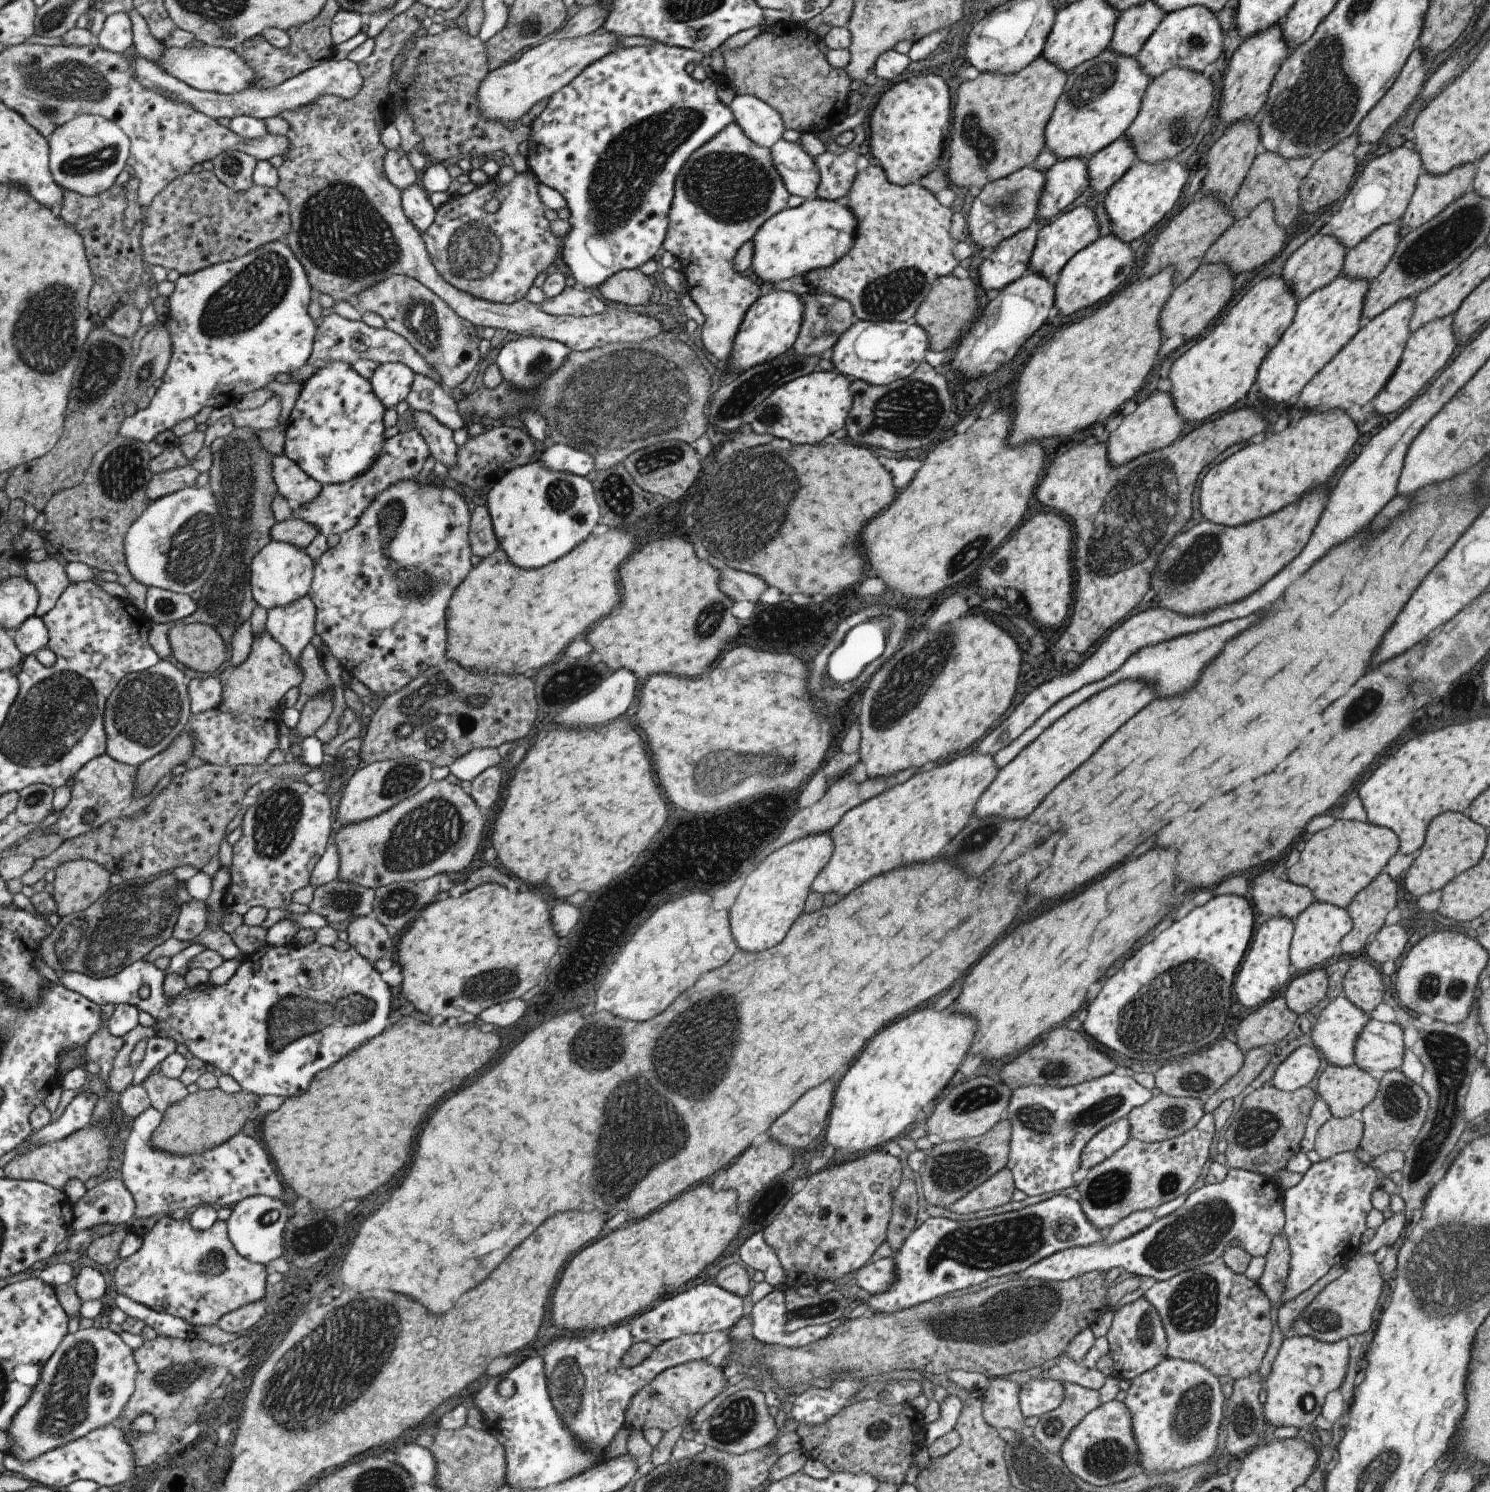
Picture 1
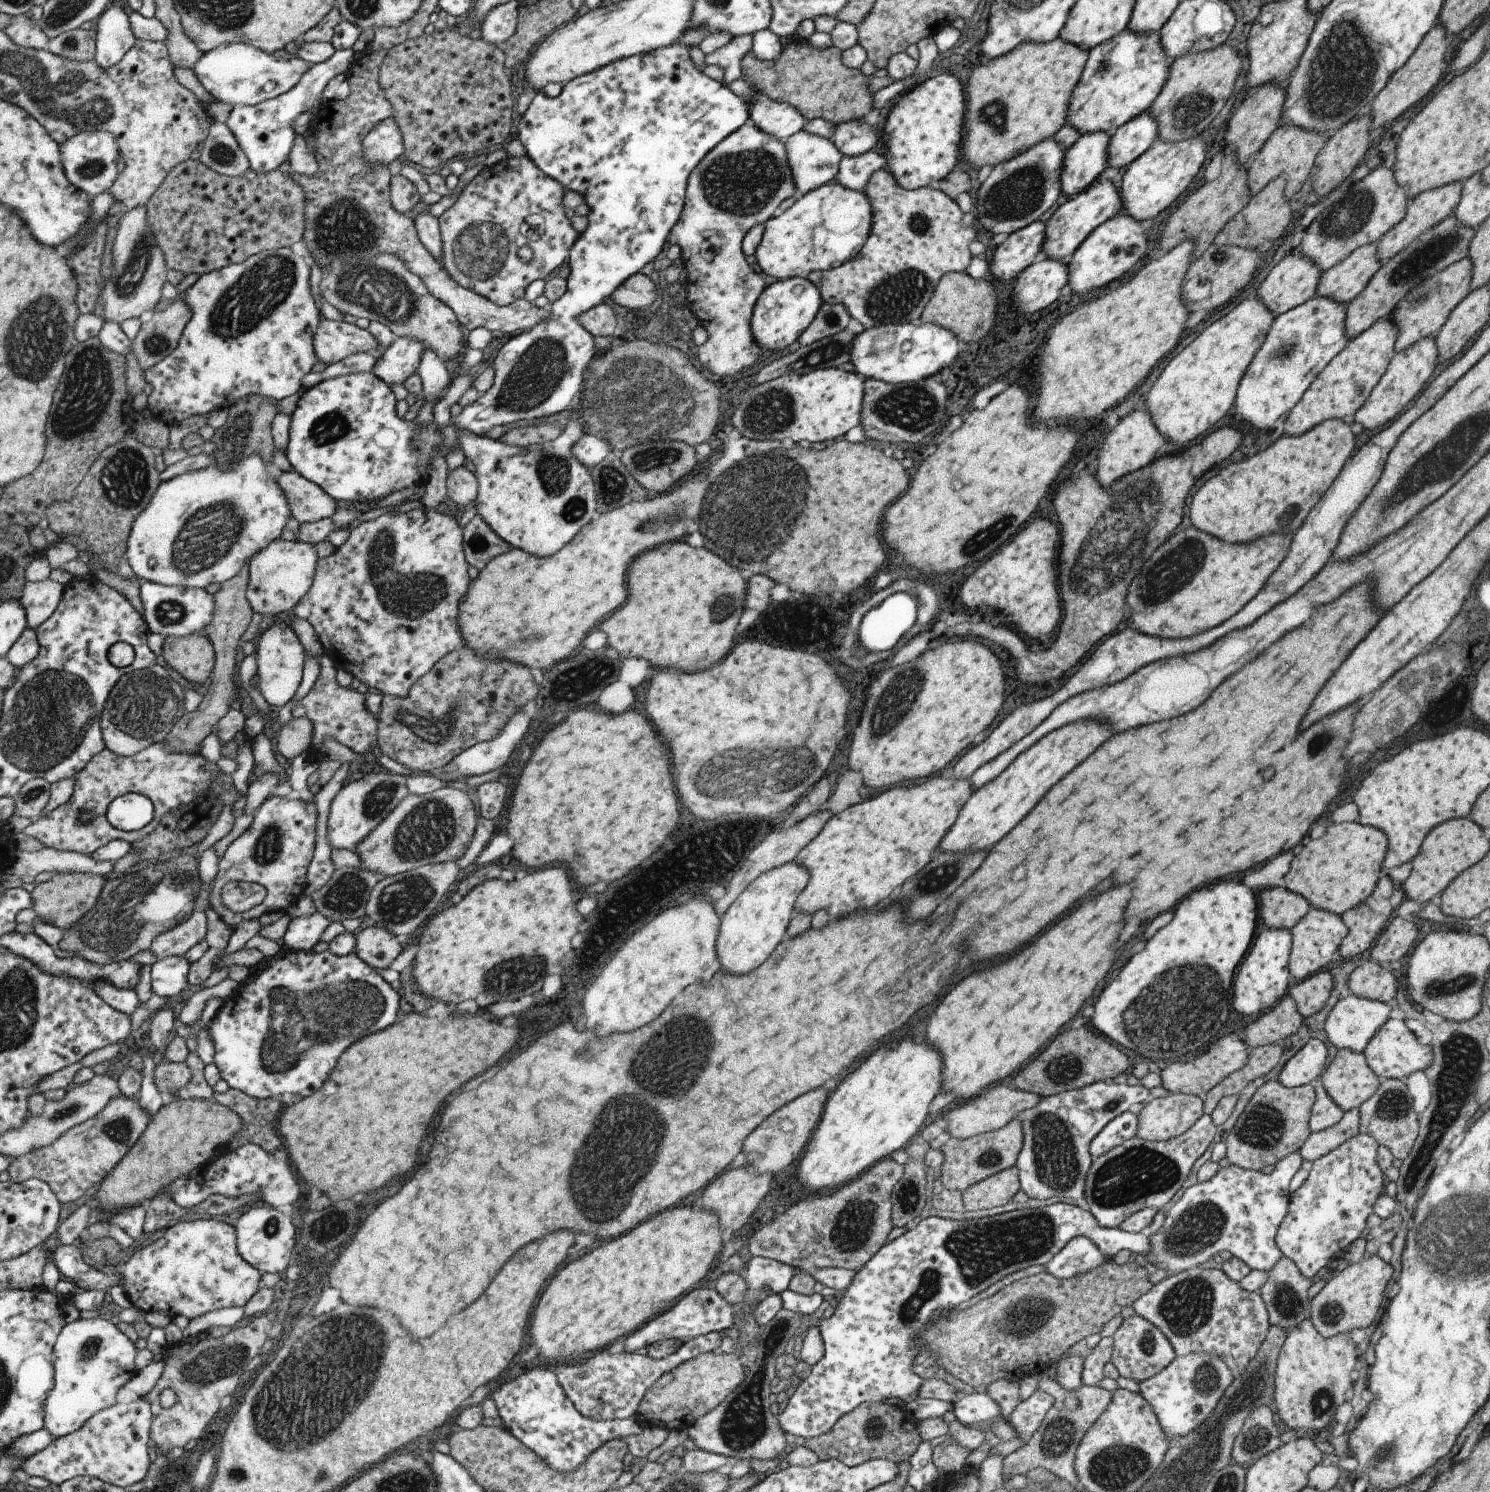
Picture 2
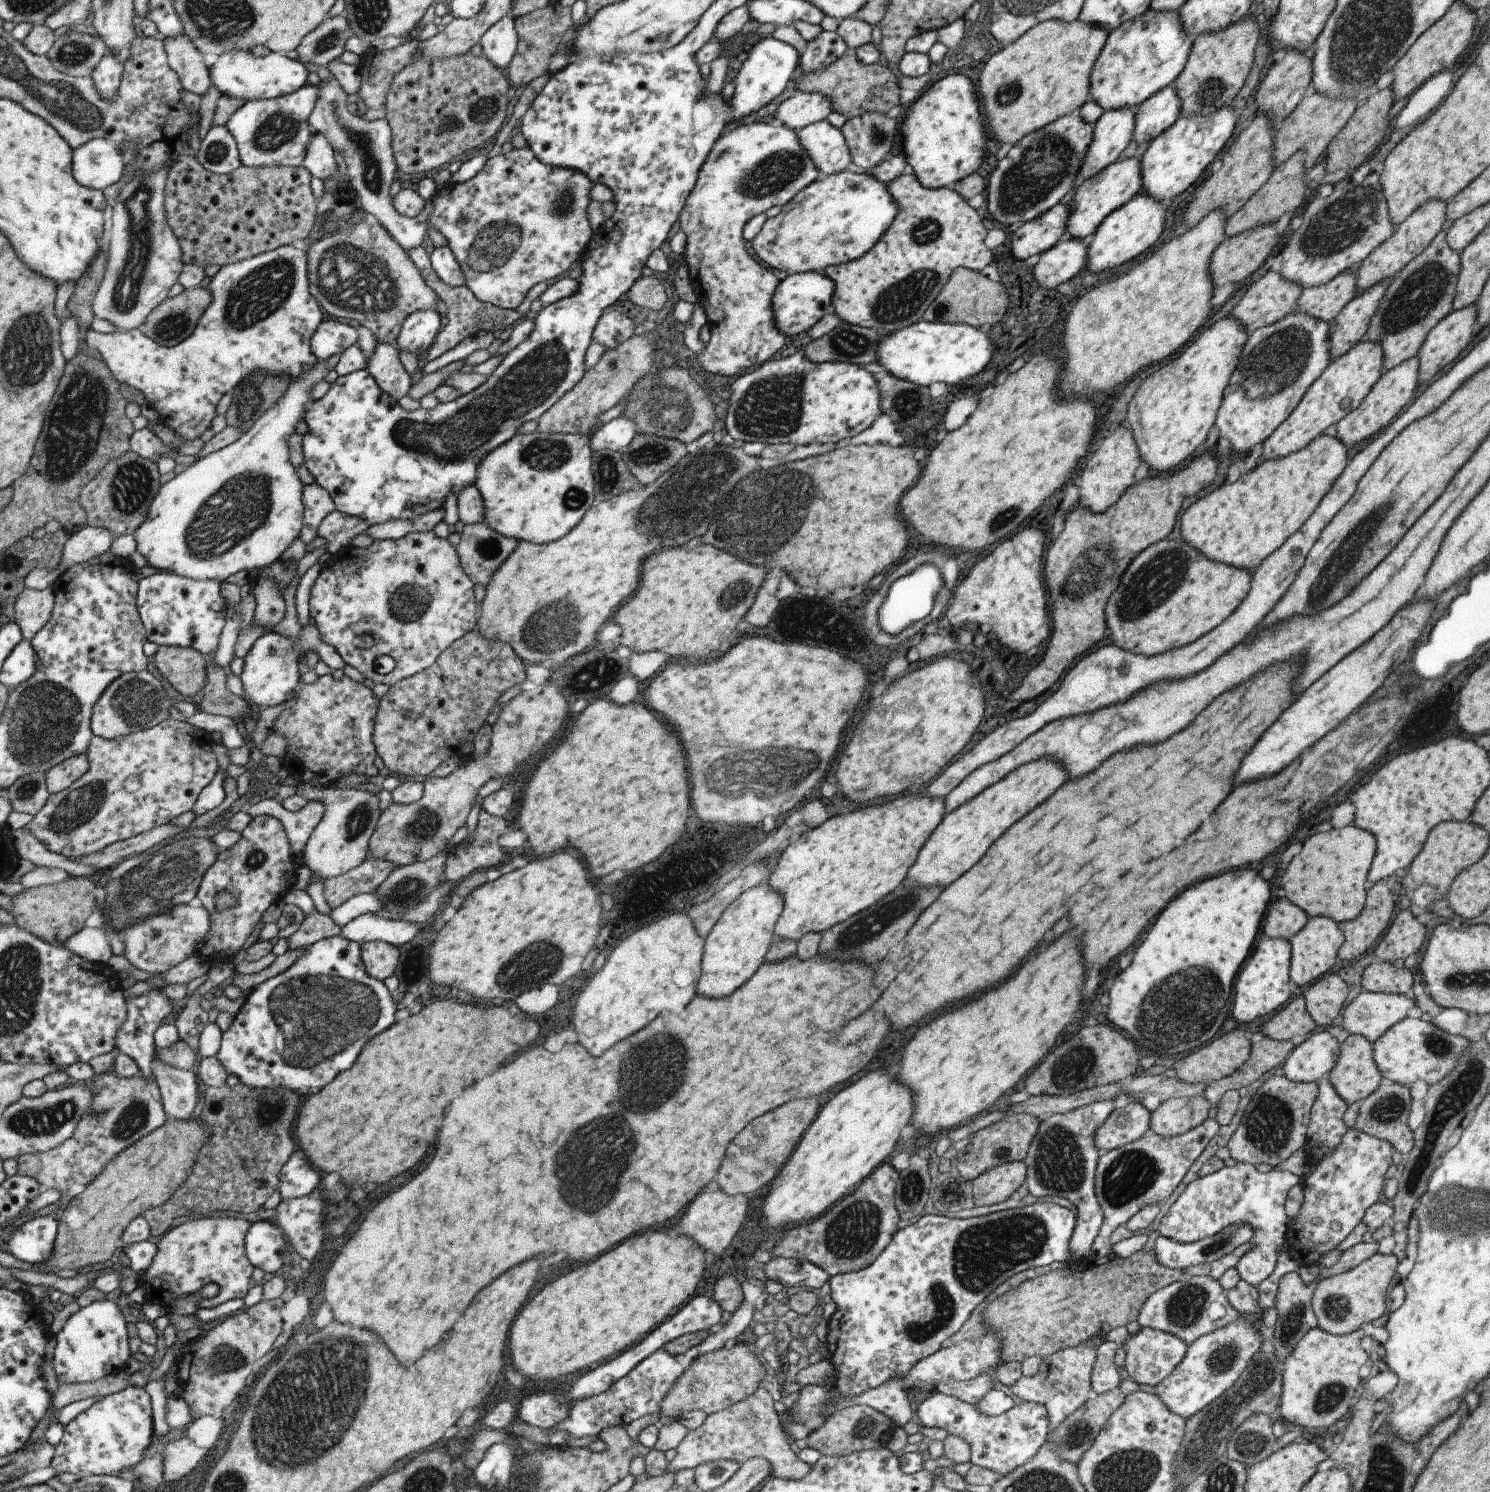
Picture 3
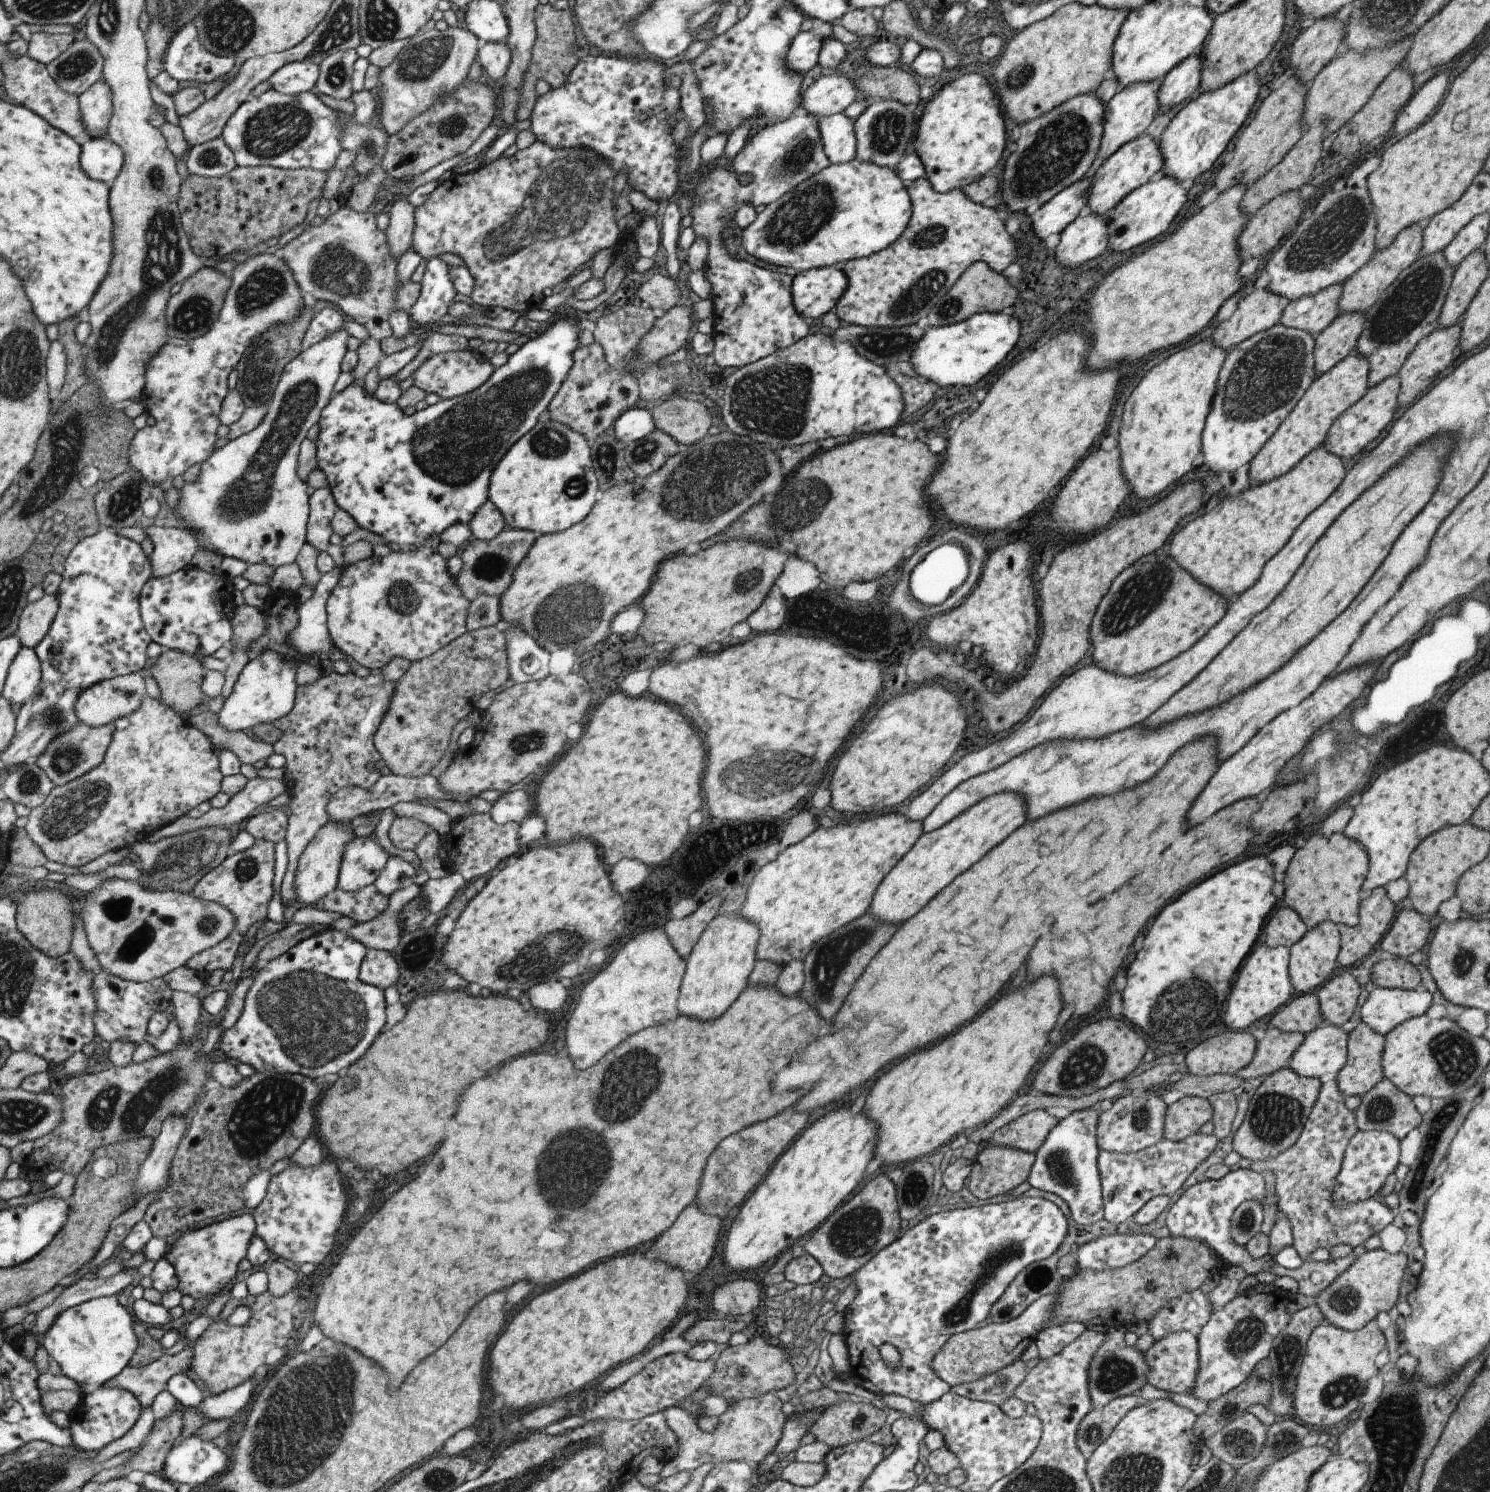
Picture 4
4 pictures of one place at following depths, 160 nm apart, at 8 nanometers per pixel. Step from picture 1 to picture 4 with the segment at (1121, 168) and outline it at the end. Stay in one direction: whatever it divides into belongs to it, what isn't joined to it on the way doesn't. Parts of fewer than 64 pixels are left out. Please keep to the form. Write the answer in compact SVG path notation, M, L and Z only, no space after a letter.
M1197 48L1195 55L1182 60L1162 76L1160 90L1157 93L1158 114L1169 112L1177 104L1187 101L1197 90L1200 66L1200 48Z

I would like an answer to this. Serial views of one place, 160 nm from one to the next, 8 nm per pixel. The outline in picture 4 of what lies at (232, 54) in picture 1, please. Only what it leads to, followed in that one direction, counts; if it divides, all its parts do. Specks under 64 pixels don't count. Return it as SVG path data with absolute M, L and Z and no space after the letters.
M295 61L277 69L269 78L271 88L296 95L313 90L320 79L320 65L313 61Z

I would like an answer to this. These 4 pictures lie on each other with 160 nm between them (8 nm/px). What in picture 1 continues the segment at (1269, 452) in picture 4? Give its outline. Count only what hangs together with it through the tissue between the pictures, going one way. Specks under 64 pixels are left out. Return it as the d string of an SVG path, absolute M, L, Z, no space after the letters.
M1415 296L1398 300L1388 309L1365 321L1353 338L1309 379L1294 399L1293 407L1323 412L1329 409L1347 410L1351 404L1367 404L1393 374L1405 348L1405 341L1412 333L1409 321L1414 311L1413 298Z

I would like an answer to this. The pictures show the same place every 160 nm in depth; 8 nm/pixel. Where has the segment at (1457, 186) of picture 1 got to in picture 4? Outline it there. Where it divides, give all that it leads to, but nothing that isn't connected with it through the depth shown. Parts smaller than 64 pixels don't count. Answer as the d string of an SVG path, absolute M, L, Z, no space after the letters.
M1413 223L1402 228L1388 247L1373 252L1370 259L1363 266L1360 266L1341 283L1342 293L1338 300L1338 315L1359 311L1363 313L1383 294L1383 291L1395 280L1397 273L1407 268L1420 256L1422 230L1423 224L1419 223Z

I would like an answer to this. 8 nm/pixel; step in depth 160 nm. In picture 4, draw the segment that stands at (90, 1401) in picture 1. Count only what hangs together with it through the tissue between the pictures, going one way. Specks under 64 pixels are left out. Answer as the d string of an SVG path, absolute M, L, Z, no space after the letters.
M118 1295L91 1299L62 1312L43 1336L43 1346L49 1358L61 1365L65 1376L82 1384L82 1390L79 1392L83 1397L97 1390L101 1384L105 1385L111 1379L119 1376L123 1368L130 1364L132 1356L136 1354L140 1340L135 1330L135 1316L133 1313L129 1314L129 1311L131 1309L128 1302L119 1299Z

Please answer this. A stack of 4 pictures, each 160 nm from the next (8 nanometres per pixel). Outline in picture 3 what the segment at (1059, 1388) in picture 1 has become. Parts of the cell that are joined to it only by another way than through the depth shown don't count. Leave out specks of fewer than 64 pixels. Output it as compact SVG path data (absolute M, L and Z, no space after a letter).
M932 1391L915 1408L920 1424L929 1428L942 1428L949 1435L963 1439L970 1446L970 1462L995 1471L998 1475L1013 1471L1035 1456L1048 1434L1048 1414L1045 1408L1033 1401L1016 1403L997 1416L981 1414L973 1405Z

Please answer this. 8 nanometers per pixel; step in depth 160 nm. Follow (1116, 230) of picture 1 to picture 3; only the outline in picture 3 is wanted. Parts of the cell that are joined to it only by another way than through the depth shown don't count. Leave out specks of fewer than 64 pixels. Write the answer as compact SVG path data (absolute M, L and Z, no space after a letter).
M1230 106L1208 115L1177 117L1169 128L1151 139L1140 158L1140 192L1155 202L1168 204L1177 194L1195 184L1207 164L1221 152L1223 144L1231 136L1235 120L1235 112Z

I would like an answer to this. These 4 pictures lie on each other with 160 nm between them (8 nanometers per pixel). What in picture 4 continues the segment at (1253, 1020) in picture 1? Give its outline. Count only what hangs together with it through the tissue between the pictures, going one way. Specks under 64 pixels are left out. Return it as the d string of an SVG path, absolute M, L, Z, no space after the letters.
M1313 993L1291 1000L1269 1020L1269 1026L1277 1030L1286 1033L1297 1032L1303 1036L1321 1024L1324 1022L1318 1012L1318 1002Z

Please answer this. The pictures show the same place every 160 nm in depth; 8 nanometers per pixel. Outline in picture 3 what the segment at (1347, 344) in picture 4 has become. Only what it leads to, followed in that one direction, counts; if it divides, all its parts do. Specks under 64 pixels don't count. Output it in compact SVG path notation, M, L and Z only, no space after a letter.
M1393 278L1376 282L1373 286L1359 291L1329 322L1331 359L1345 354L1354 344L1364 339L1369 321L1376 312L1391 279Z

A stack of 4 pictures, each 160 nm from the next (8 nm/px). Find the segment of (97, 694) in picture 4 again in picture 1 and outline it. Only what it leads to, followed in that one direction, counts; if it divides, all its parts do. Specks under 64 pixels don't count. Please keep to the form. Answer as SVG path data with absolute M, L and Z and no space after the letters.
M169 660L125 676L106 704L106 753L115 760L138 767L167 750L187 730L194 715L190 707L190 682L187 674Z

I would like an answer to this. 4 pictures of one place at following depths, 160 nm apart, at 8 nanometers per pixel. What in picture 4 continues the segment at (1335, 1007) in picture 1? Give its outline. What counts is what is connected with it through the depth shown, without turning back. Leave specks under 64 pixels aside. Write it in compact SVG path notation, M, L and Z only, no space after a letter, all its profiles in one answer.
M1376 987L1363 1000L1359 1018L1373 1032L1384 1035L1404 1020L1423 1015L1430 1005L1427 991Z

